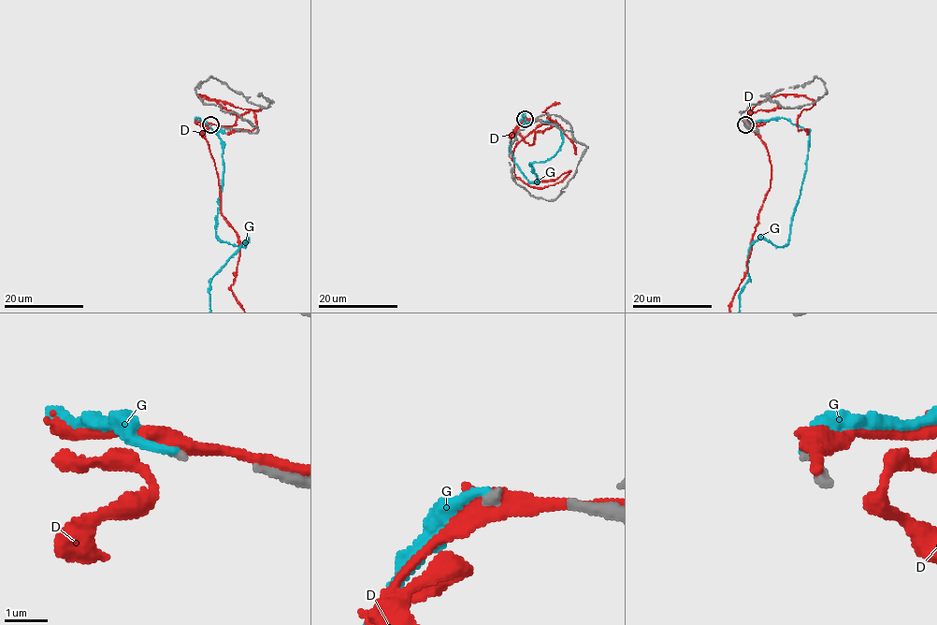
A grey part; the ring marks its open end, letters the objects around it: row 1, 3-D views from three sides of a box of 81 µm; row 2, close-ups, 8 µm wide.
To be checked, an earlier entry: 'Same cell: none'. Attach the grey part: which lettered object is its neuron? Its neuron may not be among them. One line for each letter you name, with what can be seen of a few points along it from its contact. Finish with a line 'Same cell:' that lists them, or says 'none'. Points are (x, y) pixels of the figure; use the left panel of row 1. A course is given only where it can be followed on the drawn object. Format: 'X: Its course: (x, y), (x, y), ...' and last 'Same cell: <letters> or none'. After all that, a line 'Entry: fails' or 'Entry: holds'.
Same cell: none
Entry: holds

